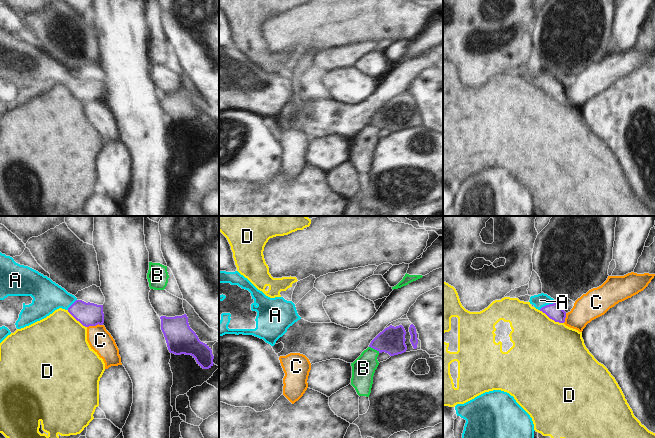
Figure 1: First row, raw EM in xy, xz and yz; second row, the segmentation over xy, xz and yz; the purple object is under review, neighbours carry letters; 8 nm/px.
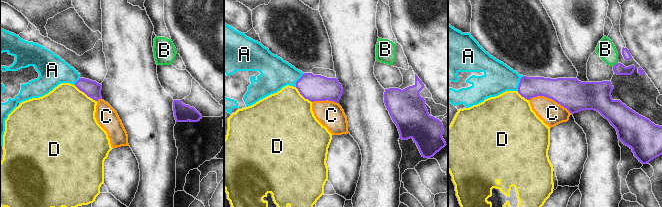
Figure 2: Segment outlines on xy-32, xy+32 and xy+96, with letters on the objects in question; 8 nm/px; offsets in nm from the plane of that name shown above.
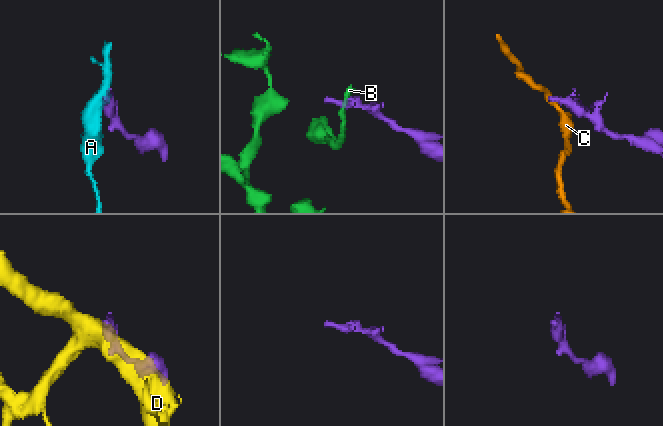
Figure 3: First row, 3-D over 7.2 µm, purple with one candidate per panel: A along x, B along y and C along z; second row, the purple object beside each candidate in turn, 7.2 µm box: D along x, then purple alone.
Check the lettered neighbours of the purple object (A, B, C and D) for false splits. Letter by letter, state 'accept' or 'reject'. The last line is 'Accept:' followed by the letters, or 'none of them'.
A: accept
B: reject
C: reject
D: reject
Accept: A

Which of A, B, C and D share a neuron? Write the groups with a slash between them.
A / B / C / D

